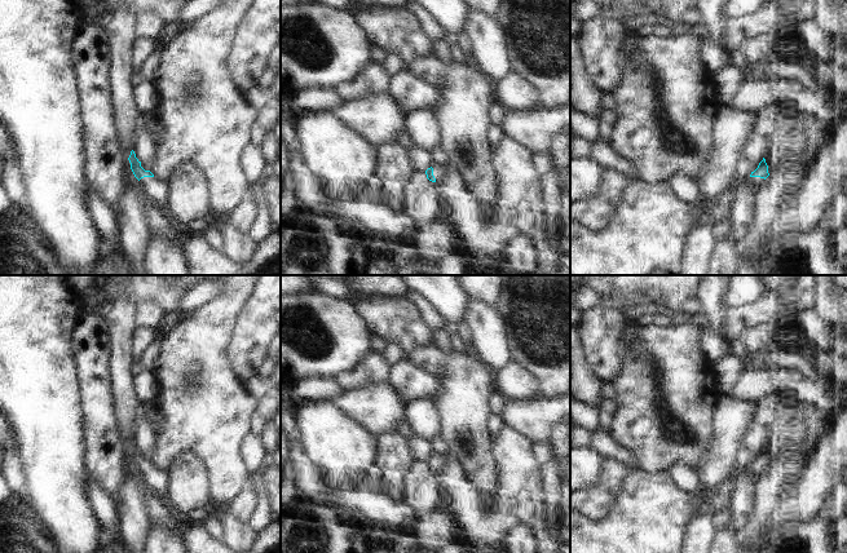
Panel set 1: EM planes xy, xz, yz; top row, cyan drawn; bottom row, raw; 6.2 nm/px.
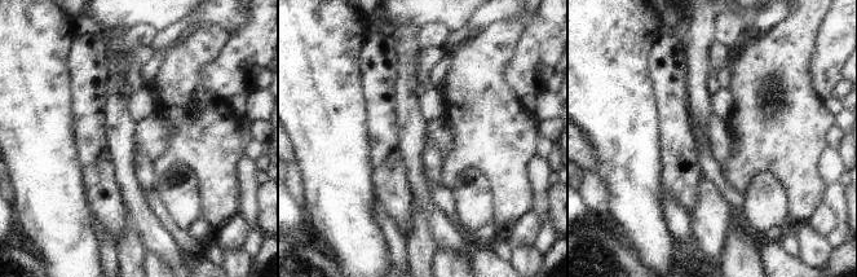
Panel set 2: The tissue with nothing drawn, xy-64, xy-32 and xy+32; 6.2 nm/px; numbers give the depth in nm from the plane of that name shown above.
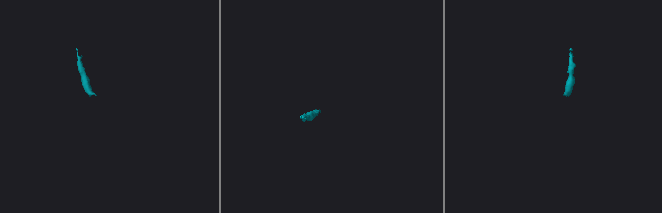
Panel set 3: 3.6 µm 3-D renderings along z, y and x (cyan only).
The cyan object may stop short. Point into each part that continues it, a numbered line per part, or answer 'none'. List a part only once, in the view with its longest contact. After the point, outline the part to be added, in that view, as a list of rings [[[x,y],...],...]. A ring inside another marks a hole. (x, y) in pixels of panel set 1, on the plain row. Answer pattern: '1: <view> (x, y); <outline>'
1: xy (157, 481); [[[144,466],[138,470],[142,483],[158,499],[166,503],[168,494],[168,477],[155,466]]]

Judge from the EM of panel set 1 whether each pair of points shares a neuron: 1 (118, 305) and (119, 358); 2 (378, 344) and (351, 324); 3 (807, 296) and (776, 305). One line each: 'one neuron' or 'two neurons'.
1: one neuron
2: two neurons
3: two neurons

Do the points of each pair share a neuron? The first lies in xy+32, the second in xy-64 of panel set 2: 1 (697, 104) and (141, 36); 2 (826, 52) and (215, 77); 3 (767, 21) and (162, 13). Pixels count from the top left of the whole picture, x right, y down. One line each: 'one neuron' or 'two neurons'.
1: two neurons
2: one neuron
3: two neurons

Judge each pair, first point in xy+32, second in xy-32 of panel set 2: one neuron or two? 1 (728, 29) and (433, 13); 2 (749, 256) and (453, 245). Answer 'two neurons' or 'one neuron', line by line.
1: two neurons
2: two neurons

